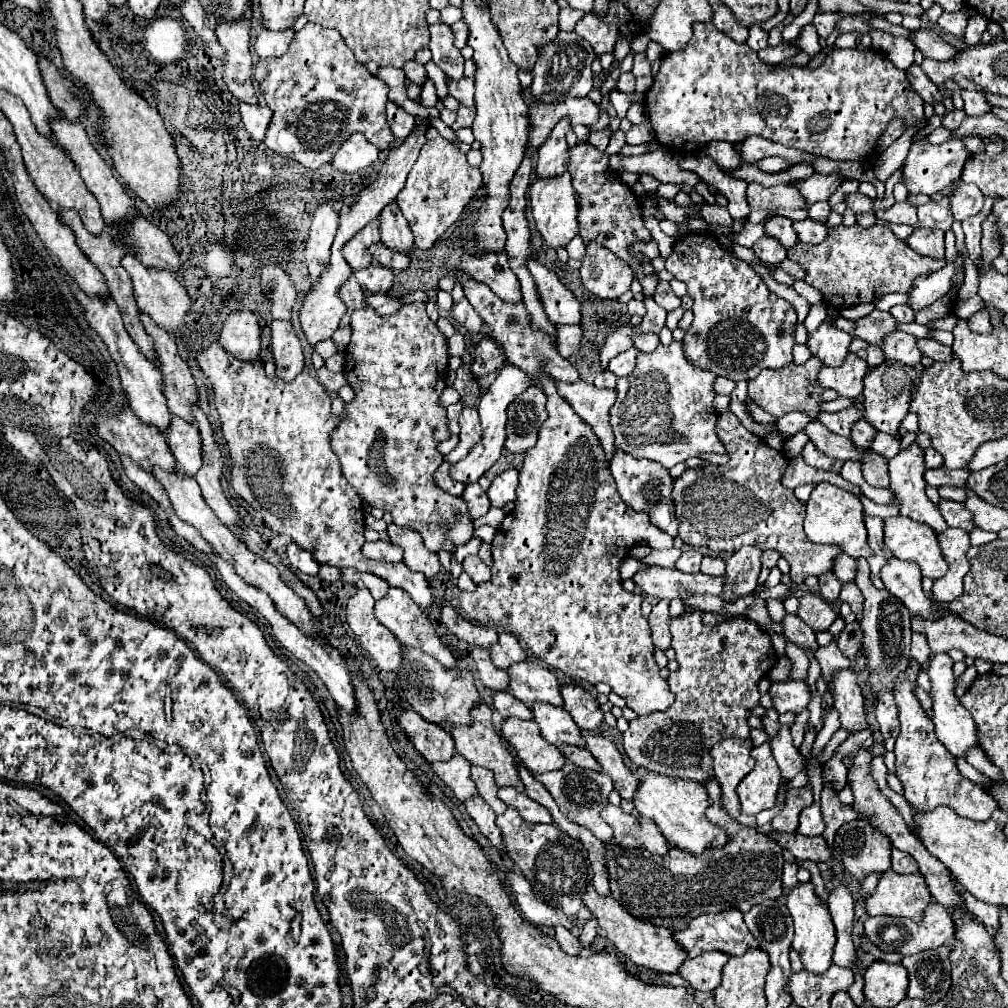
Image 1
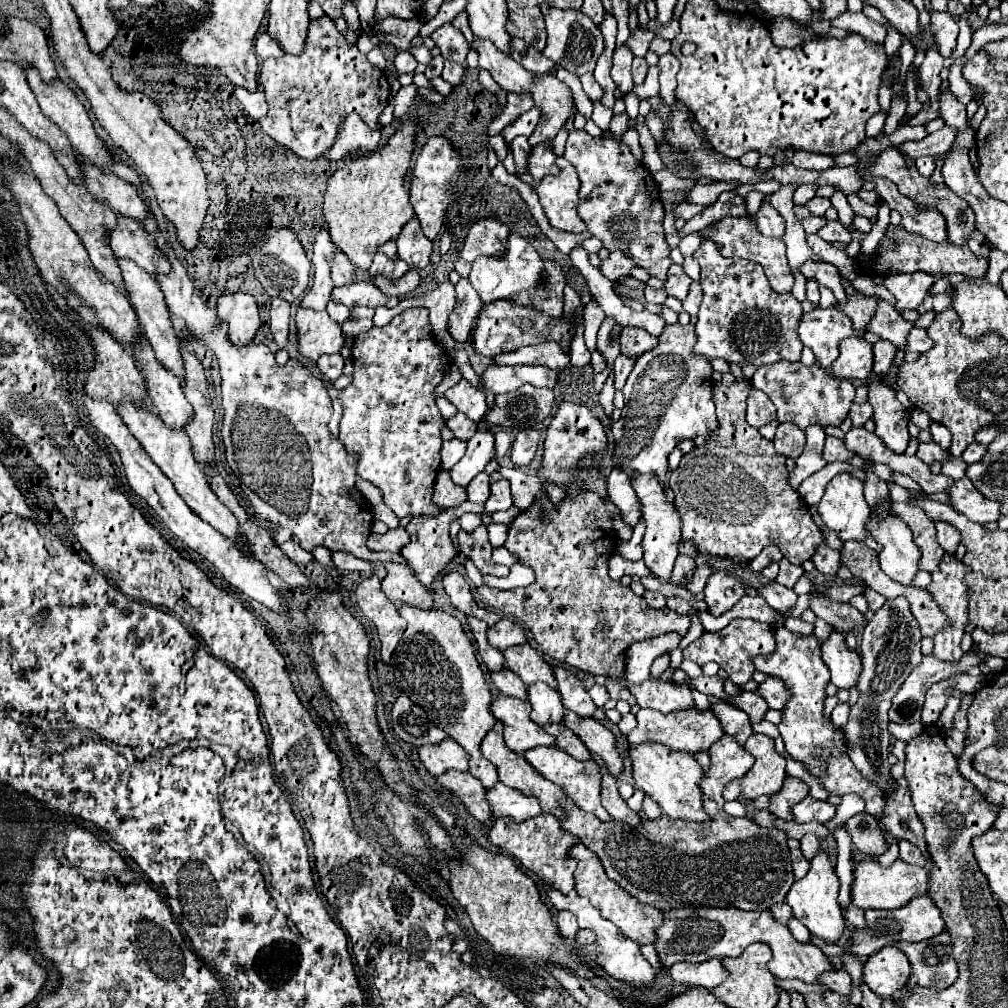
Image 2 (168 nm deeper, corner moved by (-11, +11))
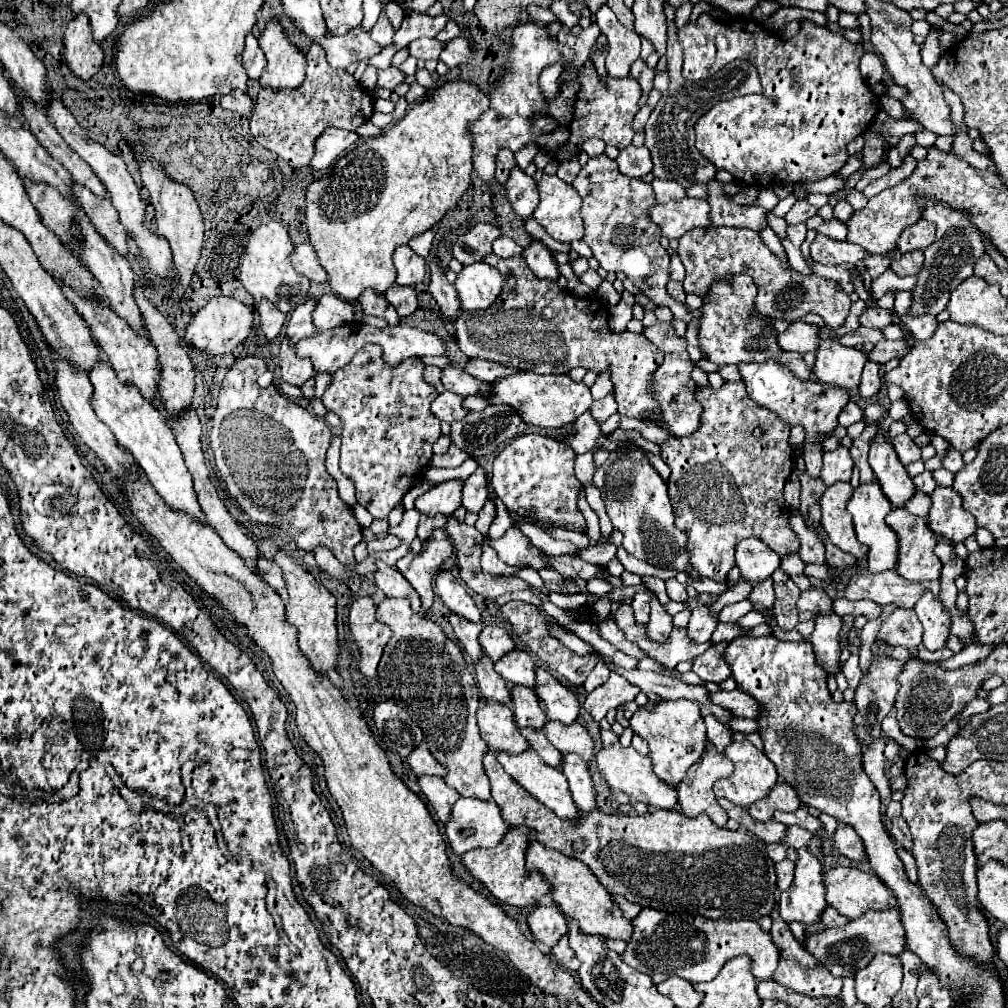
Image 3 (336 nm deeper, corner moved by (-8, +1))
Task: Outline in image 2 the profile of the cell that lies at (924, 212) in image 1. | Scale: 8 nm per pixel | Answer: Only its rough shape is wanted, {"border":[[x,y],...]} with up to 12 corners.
{"border":[[976,231],[966,244],[976,255],[989,257],[991,246]]}

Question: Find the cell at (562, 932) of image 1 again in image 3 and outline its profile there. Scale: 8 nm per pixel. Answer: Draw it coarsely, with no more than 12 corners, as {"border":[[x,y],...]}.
{"border":[[557,906],[529,912],[527,926],[535,942],[555,946],[567,934]]}

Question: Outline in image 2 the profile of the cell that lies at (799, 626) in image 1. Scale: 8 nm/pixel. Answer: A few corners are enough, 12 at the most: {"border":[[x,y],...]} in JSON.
{"border":[[778,582],[760,594],[778,612],[790,612],[798,600]]}

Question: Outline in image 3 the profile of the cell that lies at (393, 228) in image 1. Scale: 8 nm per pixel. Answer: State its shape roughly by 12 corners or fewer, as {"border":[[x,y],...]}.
{"border":[[399,246],[393,256],[399,286],[425,278],[425,258]]}

